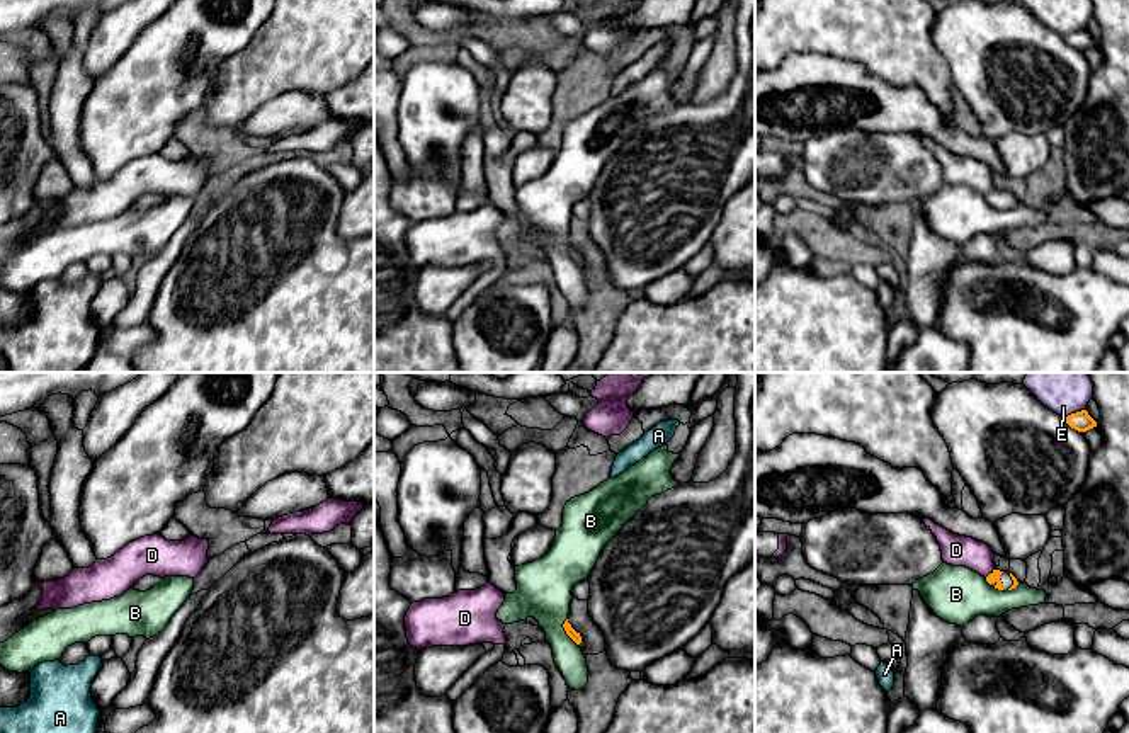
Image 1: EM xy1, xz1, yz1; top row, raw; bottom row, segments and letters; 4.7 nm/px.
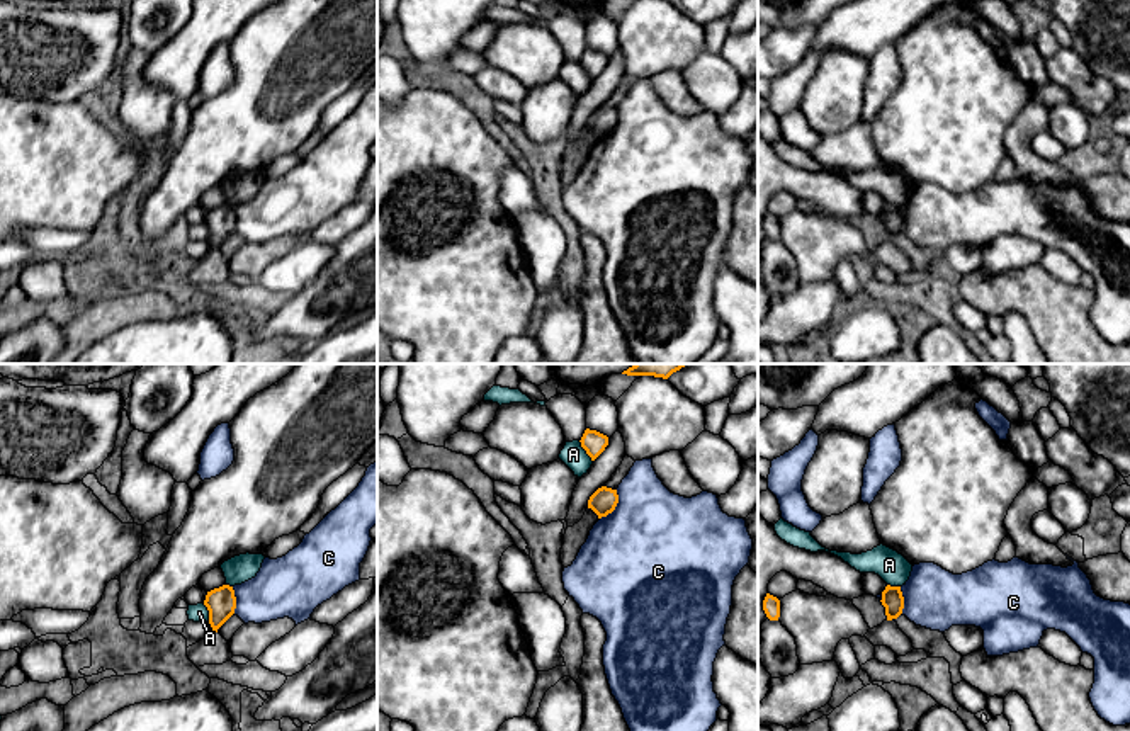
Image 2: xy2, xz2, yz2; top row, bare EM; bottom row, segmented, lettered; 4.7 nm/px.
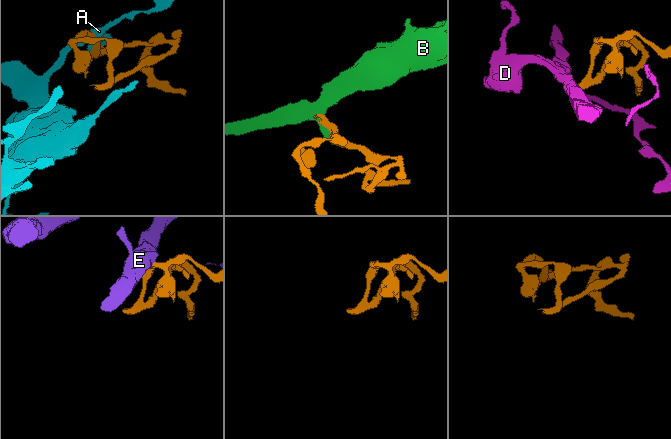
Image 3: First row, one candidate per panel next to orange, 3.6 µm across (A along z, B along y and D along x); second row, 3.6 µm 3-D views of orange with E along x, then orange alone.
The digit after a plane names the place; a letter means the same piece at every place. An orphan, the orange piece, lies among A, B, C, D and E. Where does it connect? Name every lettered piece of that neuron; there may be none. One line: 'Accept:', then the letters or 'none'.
Accept: none

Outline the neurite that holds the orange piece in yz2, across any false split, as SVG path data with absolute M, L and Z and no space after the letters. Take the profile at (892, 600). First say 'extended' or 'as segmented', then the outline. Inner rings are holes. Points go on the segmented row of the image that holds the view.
as segmented; M887 585L882 592L882 605L885 607L887 620L897 619L904 609L904 597L901 586Z

